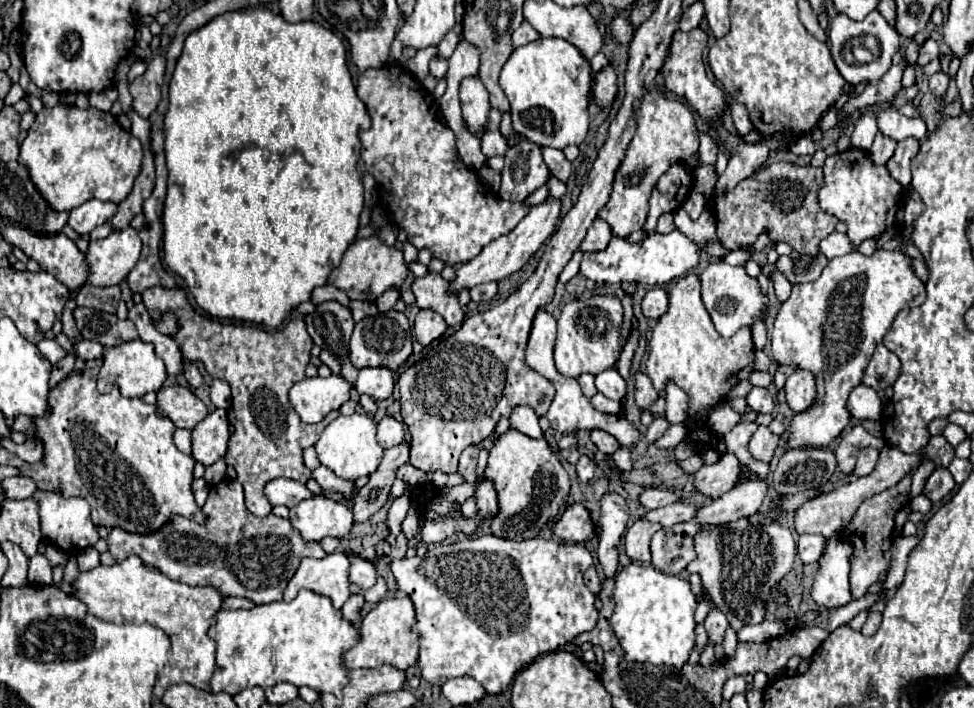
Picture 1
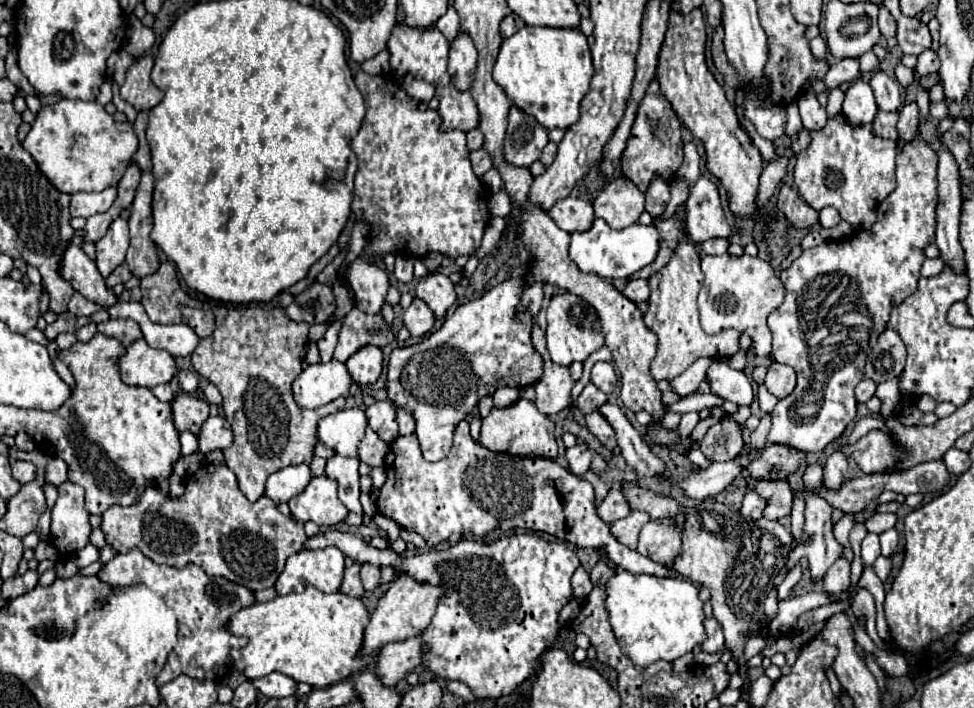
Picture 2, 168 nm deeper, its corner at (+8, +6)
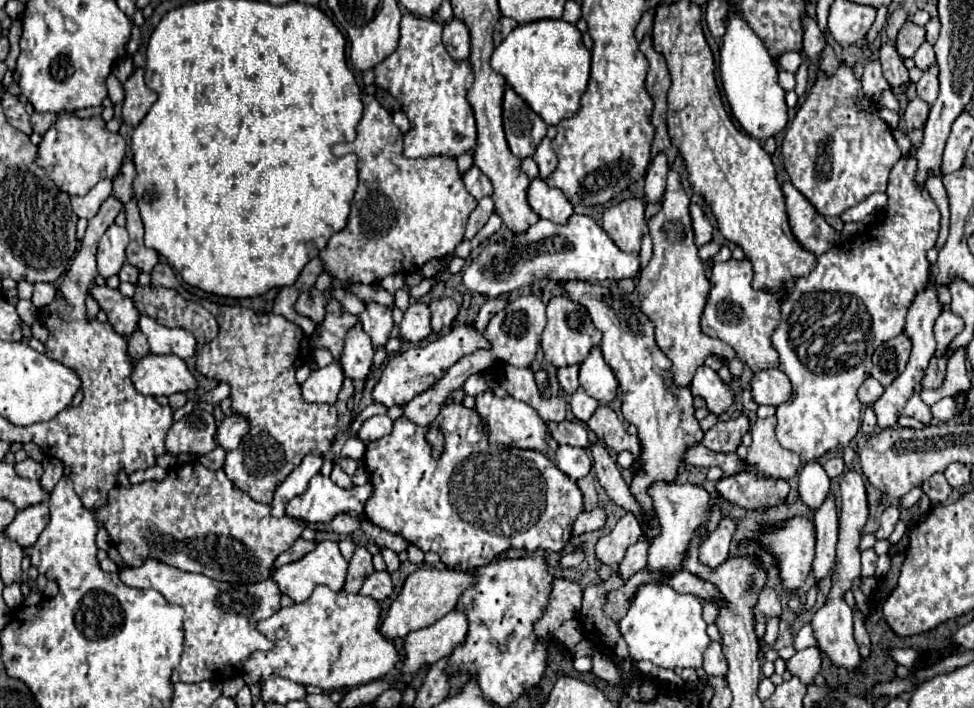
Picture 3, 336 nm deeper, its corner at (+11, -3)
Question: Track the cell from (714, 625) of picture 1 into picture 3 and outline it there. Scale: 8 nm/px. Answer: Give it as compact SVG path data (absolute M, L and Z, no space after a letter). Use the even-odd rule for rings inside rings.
M712 641L704 653L704 671L708 675L716 675L716 677L724 677L728 673L728 665L722 653L722 645L718 641Z

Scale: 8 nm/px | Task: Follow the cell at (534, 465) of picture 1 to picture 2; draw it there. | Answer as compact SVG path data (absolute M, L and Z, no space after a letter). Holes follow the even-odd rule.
M519 398L511 406L491 408L491 412L483 418L479 440L489 450L503 450L509 454L519 454L519 456L547 456L555 460L557 444L555 444L553 430L555 430L555 424L549 420L549 416L541 414L531 400Z

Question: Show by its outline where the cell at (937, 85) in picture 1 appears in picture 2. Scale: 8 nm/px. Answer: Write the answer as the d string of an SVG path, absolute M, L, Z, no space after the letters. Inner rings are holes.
M931 48L925 50L925 52L921 52L921 54L917 56L917 66L915 66L915 70L917 70L919 76L937 72L937 70L939 70L939 56L937 56Z

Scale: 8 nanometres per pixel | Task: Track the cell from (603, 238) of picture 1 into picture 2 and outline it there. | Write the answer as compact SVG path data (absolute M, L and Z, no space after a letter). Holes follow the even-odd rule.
M567 196L559 202L555 202L555 206L549 210L549 216L565 232L587 230L587 226L591 226L591 222L595 218L591 202L585 202L581 198L573 198L573 196Z

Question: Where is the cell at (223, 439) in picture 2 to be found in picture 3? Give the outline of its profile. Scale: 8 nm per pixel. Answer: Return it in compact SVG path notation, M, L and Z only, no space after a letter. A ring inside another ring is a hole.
M230 415L222 421L222 425L216 431L216 443L224 451L232 451L240 445L242 437L248 433L248 423L240 415Z

